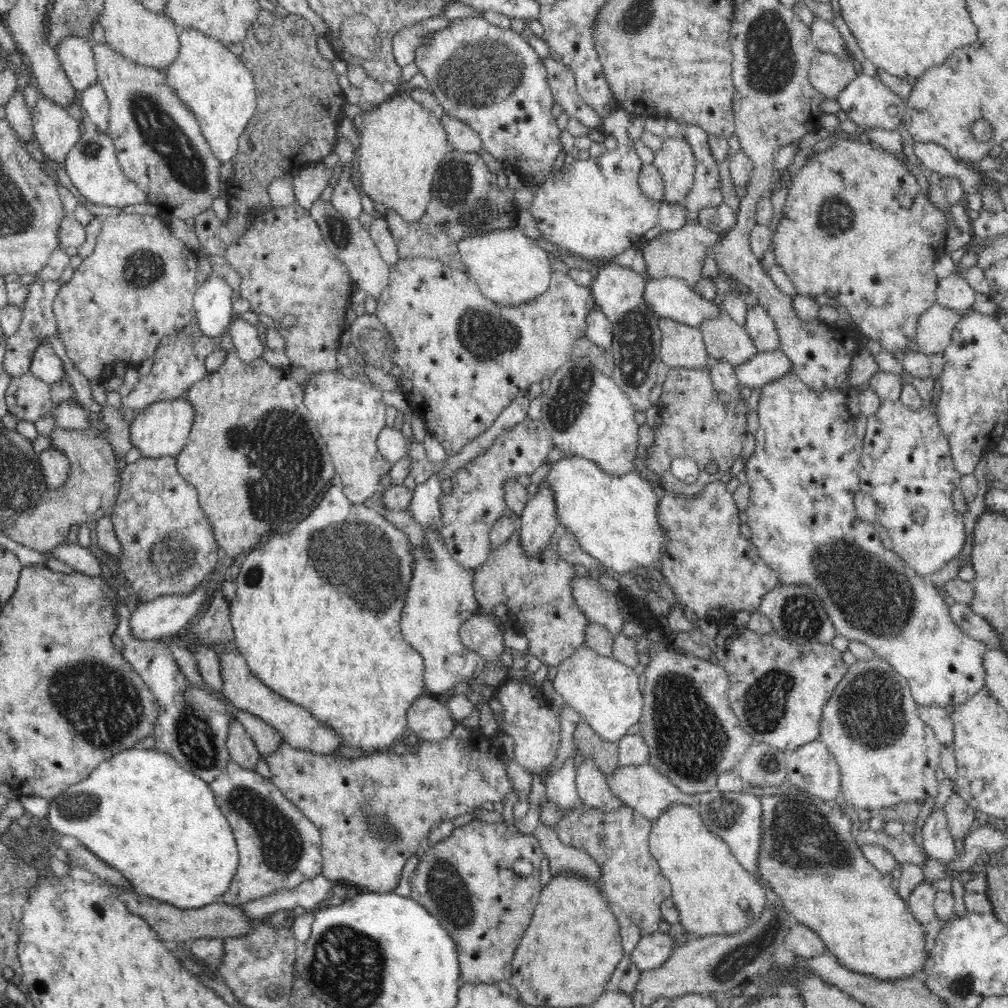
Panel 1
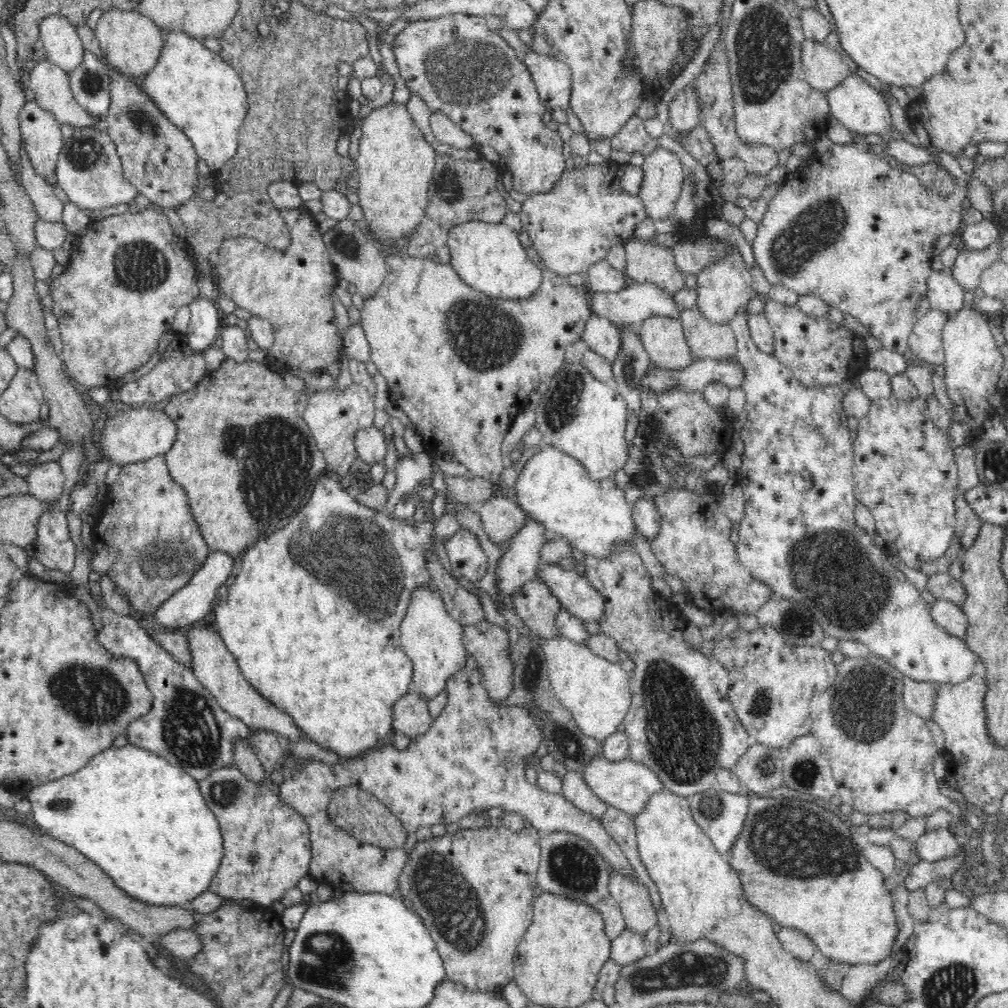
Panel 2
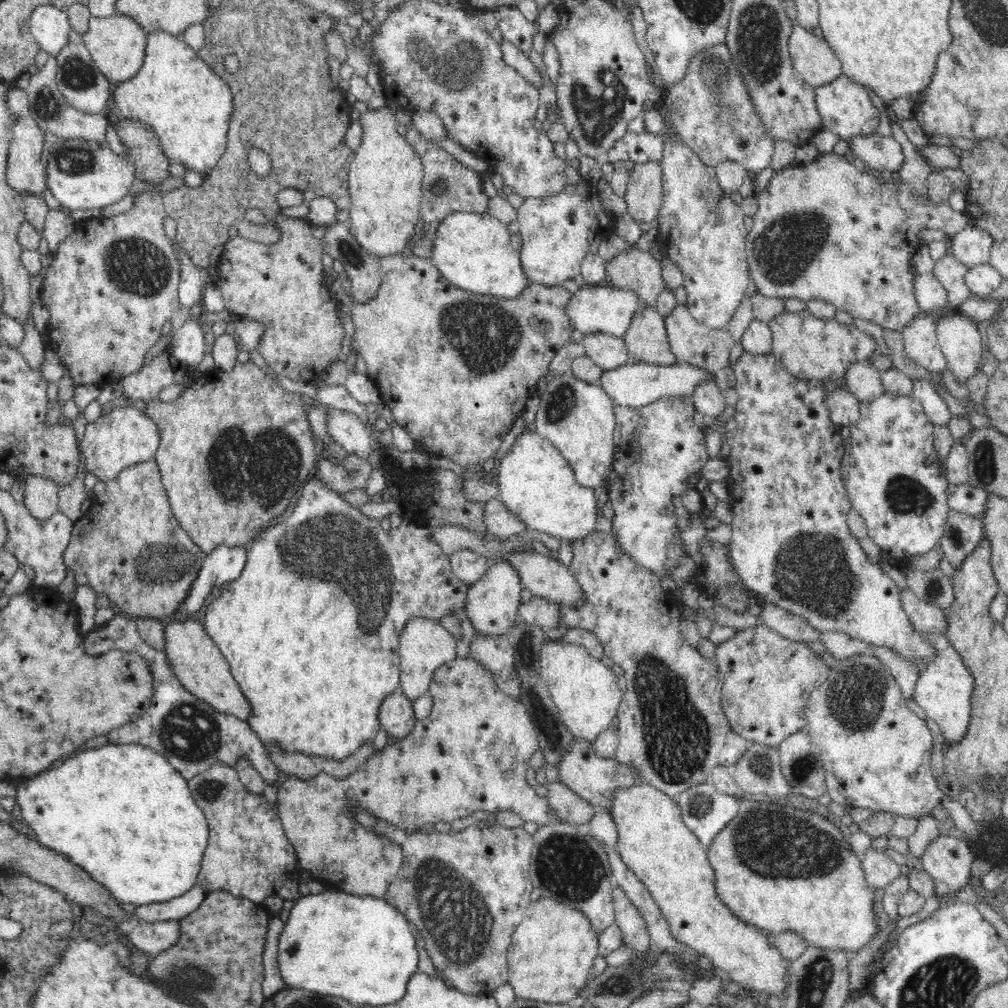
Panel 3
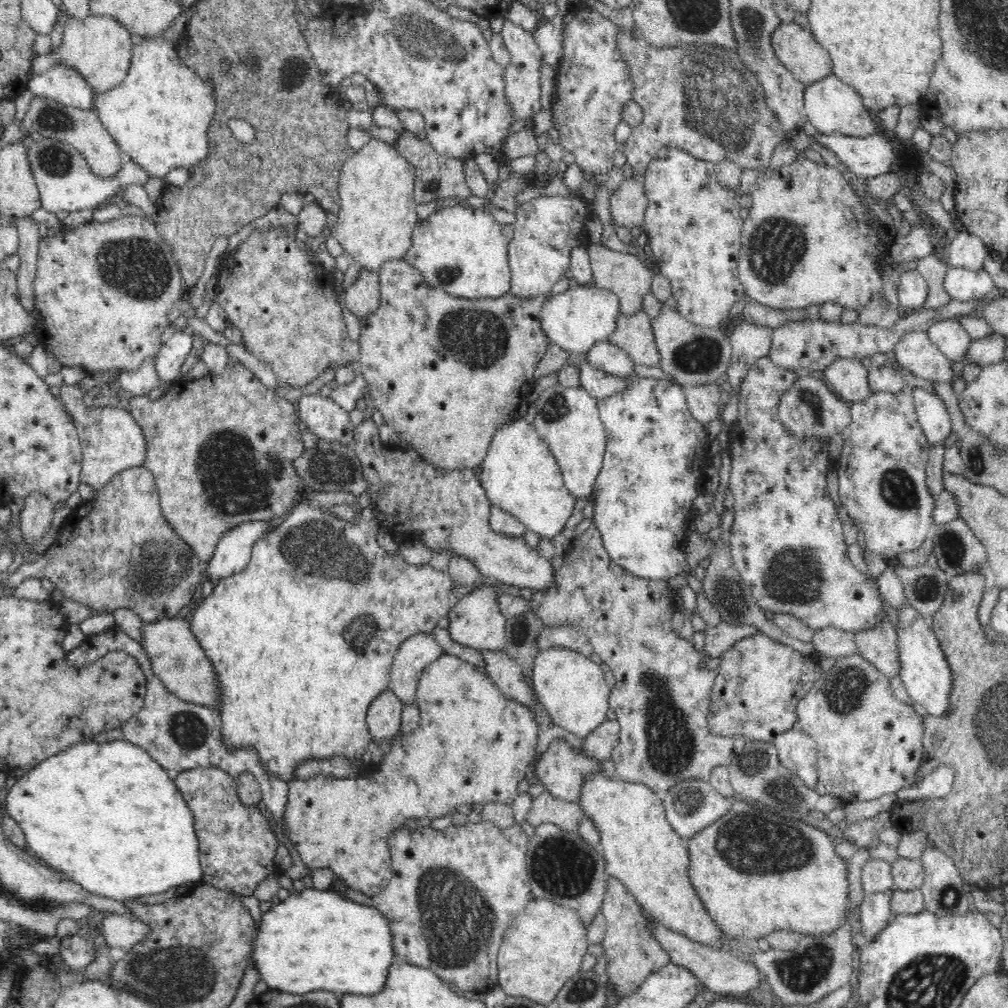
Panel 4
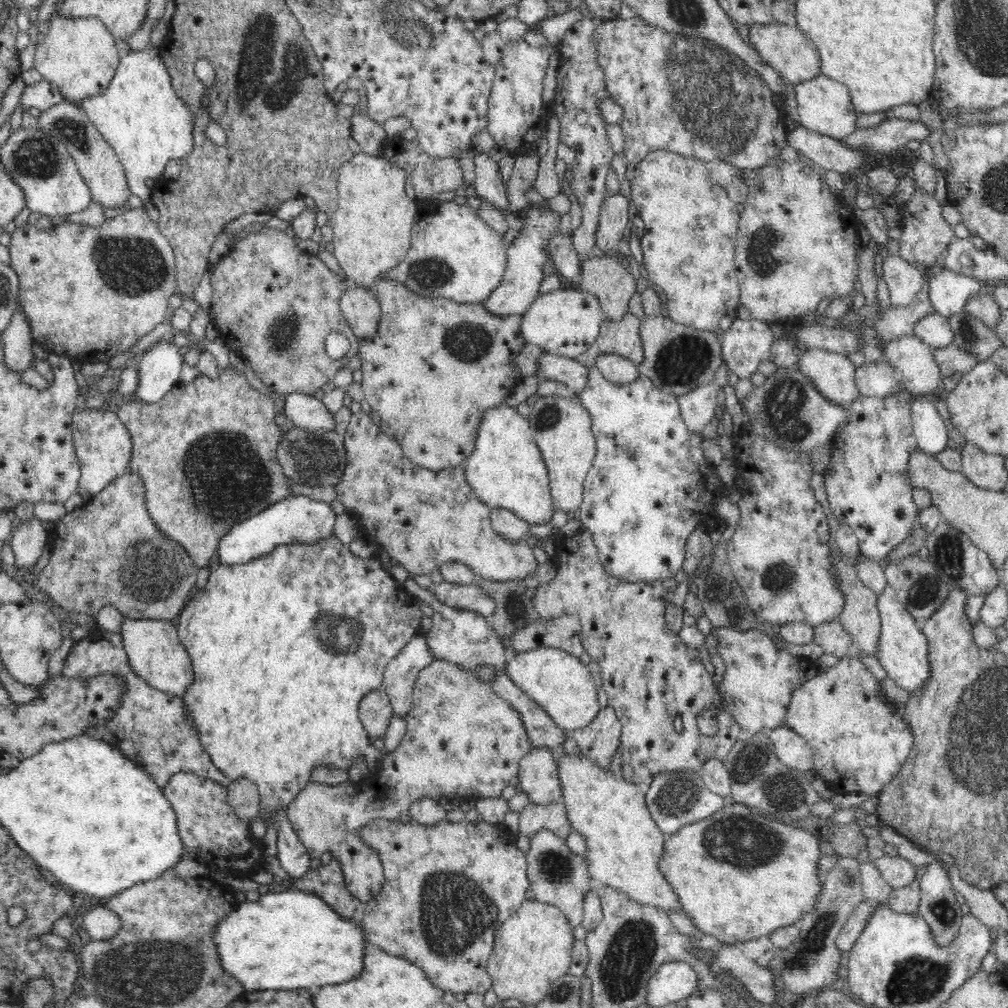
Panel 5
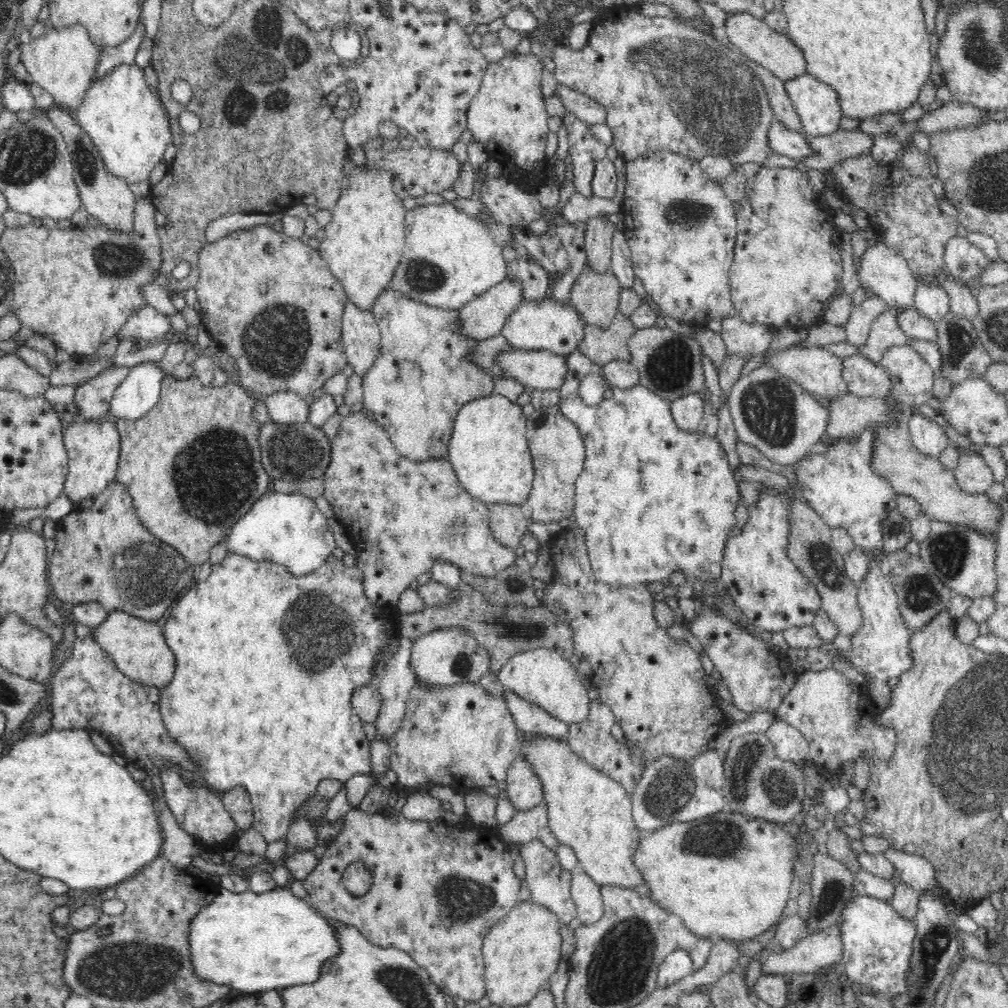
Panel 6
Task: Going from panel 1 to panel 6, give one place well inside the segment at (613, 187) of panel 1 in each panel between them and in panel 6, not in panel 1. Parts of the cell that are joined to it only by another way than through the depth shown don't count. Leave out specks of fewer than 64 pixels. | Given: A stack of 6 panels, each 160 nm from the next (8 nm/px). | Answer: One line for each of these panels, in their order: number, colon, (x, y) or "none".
2: (587, 211)
3: (558, 231)
4: (546, 228)
5: (527, 255)
6: (483, 317)

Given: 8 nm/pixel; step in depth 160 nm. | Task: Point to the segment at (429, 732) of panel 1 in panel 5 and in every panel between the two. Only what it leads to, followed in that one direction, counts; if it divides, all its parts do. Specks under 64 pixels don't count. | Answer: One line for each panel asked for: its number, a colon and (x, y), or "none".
2: (410, 715)
3: (396, 715)
4: (383, 717)
5: (375, 710)

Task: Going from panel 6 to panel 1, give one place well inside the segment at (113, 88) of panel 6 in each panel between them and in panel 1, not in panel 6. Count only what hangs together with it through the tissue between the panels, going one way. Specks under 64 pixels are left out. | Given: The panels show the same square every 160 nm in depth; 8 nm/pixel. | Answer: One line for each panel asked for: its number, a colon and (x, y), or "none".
1: (214, 83)
2: (200, 92)
3: (176, 94)
4: (159, 116)
5: (140, 116)

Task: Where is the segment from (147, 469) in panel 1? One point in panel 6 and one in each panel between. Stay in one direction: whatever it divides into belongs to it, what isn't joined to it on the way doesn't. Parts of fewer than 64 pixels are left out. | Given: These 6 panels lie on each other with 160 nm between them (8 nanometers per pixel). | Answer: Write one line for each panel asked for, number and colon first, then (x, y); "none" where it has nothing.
2: (146, 539)
3: (128, 545)
4: (116, 551)
5: (109, 551)
6: (104, 554)

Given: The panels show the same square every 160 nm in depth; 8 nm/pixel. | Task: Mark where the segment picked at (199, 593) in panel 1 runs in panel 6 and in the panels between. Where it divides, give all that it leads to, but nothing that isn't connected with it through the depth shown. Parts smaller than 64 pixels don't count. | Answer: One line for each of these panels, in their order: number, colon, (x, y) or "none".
2: (190, 604)
3: (223, 565)
4: (231, 556)
5: (297, 518)
6: (288, 529)

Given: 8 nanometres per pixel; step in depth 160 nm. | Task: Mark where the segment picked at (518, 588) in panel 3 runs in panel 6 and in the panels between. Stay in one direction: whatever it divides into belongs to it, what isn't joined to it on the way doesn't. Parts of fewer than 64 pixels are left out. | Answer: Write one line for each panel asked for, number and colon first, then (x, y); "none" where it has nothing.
4: (476, 621)
5: (463, 637)
6: (444, 657)

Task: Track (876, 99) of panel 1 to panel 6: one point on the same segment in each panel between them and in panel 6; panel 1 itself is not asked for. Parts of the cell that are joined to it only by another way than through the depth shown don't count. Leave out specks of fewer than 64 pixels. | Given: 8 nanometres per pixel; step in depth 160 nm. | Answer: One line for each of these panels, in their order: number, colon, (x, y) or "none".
2: (861, 108)
3: (846, 108)
4: (831, 106)
5: (825, 106)
6: (817, 103)

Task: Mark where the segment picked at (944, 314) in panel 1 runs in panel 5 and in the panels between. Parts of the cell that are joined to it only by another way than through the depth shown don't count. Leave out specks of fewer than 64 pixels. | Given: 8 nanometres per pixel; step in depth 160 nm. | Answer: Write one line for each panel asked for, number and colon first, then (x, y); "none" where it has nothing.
2: (925, 341)
3: (920, 340)
4: (914, 351)
5: (913, 360)

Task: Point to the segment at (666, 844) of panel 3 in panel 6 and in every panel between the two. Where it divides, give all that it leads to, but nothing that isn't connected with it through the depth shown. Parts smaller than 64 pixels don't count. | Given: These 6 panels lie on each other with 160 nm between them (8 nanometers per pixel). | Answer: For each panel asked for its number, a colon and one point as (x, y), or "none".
4: (641, 850)
5: (624, 845)
6: (587, 810)

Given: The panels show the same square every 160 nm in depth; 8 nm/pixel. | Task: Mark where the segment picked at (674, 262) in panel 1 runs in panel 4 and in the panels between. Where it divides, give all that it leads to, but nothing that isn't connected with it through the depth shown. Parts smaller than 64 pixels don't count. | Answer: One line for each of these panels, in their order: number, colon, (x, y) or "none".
2: (646, 263)
3: (634, 269)
4: (629, 276)

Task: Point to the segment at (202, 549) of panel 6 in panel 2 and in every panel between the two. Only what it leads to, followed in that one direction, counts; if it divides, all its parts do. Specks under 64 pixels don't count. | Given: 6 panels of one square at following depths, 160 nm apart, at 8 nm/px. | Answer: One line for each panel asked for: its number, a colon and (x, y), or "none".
2: (244, 453)
3: (243, 414)
4: (205, 437)
5: (200, 451)

